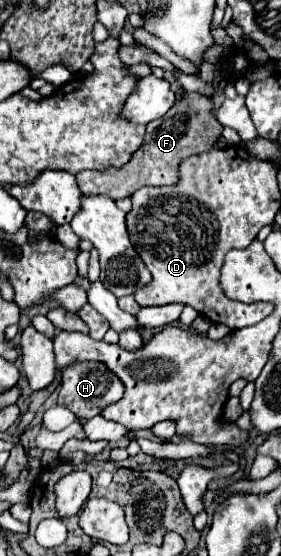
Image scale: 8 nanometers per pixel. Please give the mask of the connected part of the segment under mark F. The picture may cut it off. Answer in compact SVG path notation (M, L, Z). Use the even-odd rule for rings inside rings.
M185 93L175 105L159 119L147 123L147 133L143 145L133 153L127 165L105 171L81 171L75 175L81 193L105 193L115 201L121 197L133 195L143 185L173 185L177 181L177 165L189 155L197 155L215 145L219 135L223 133L223 125L217 121L213 113L213 101L201 93ZM203 125L203 137L201 137Z

